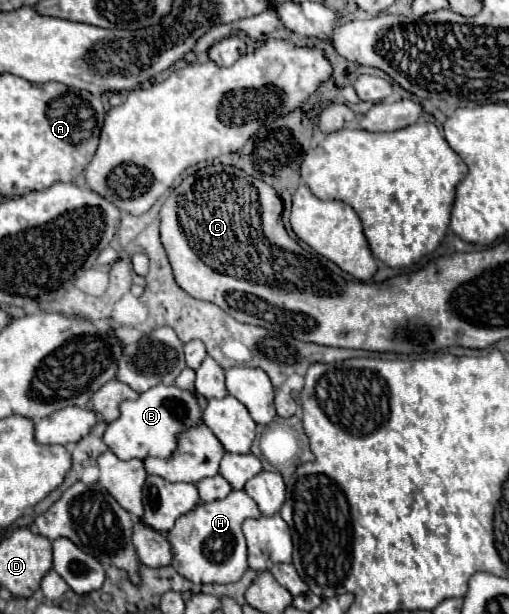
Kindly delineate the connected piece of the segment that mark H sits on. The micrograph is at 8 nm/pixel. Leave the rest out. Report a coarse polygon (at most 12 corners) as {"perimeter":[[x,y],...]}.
{"perimeter":[[251,496],[199,504],[167,532],[173,568],[195,584],[237,582]]}

